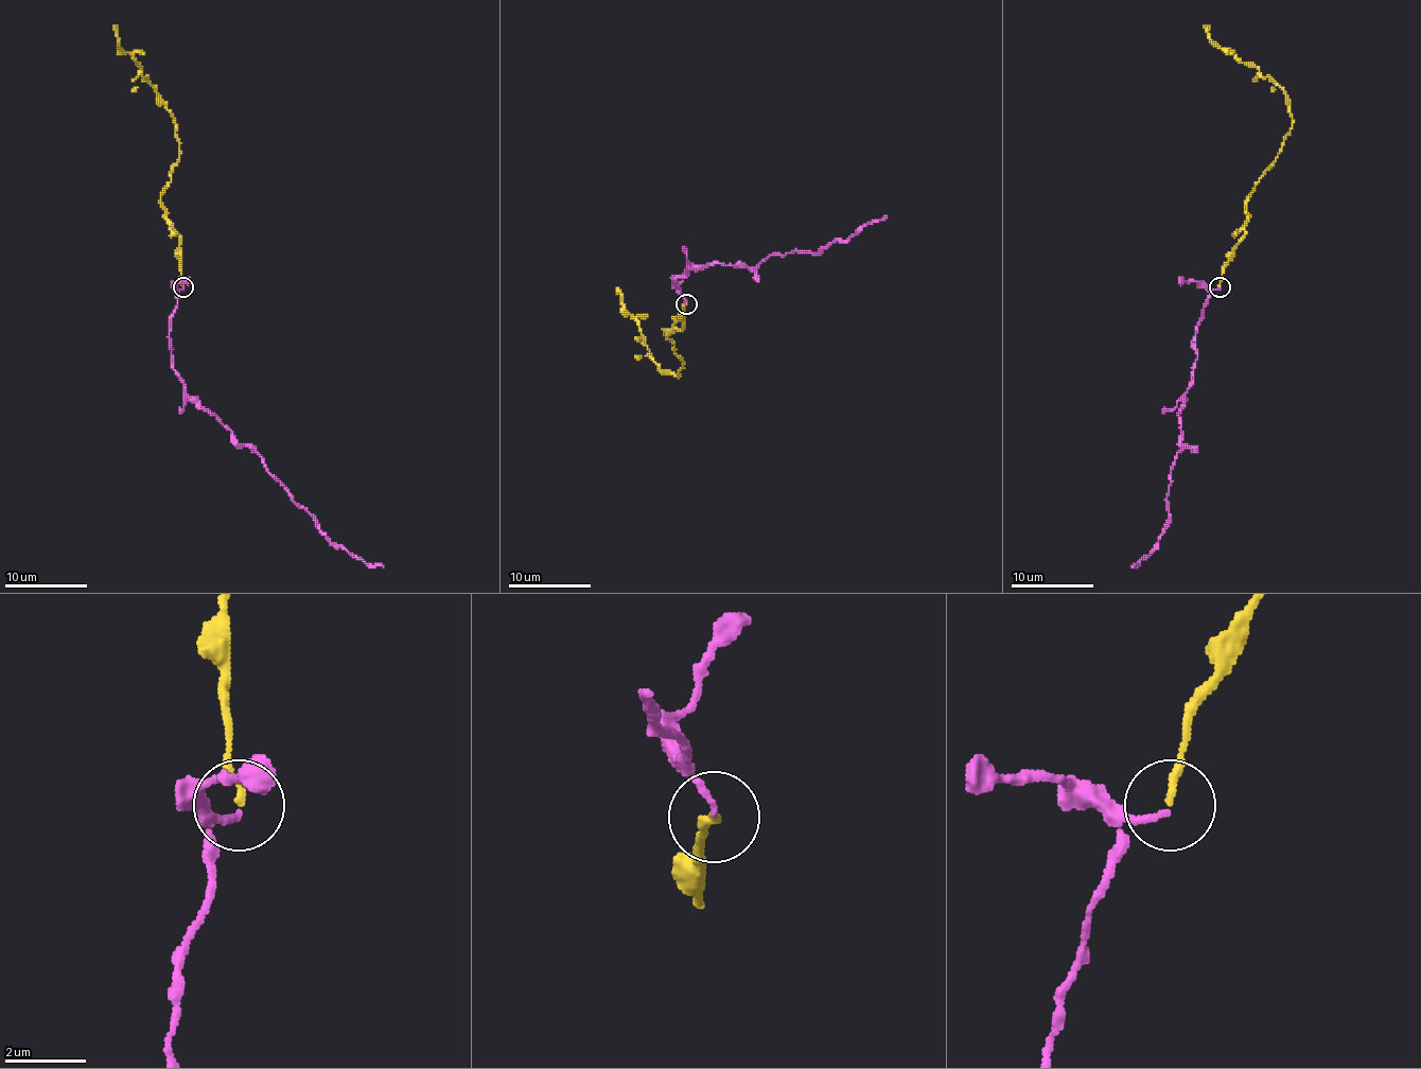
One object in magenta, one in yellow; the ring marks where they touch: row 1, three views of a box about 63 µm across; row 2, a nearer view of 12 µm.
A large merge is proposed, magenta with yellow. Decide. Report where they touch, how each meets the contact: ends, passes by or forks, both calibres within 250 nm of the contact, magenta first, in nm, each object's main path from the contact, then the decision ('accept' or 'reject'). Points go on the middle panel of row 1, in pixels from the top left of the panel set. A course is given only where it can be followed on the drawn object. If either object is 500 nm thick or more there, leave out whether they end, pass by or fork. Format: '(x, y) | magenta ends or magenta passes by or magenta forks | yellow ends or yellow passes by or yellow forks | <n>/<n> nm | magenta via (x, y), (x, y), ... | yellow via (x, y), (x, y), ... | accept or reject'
(686, 303) | magenta ends | yellow ends | 140/180 nm | magenta via (686, 304), (672, 281), (688, 272), (714, 263), (754, 267), (771, 255), (817, 252), (887, 215) | yellow via (686, 304), (682, 327), (664, 333), (682, 360), (679, 377), (668, 374), (653, 362), (639, 322), (616, 287) | accept

